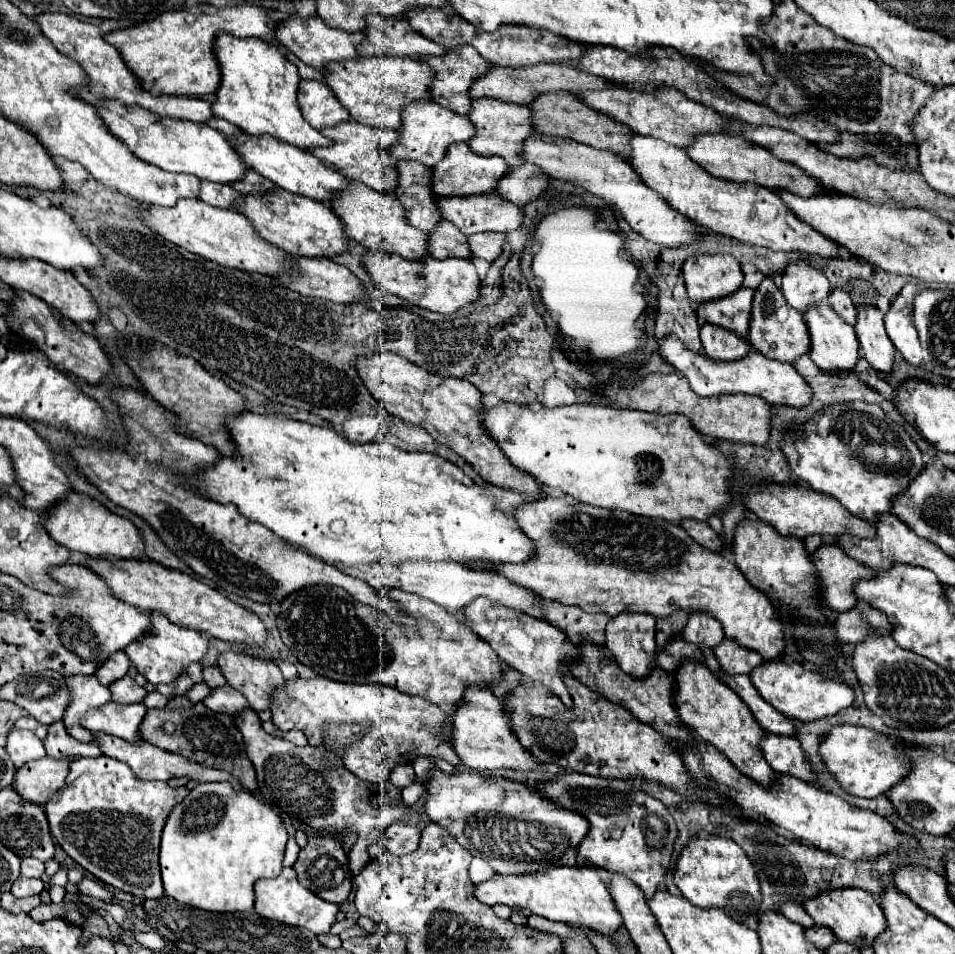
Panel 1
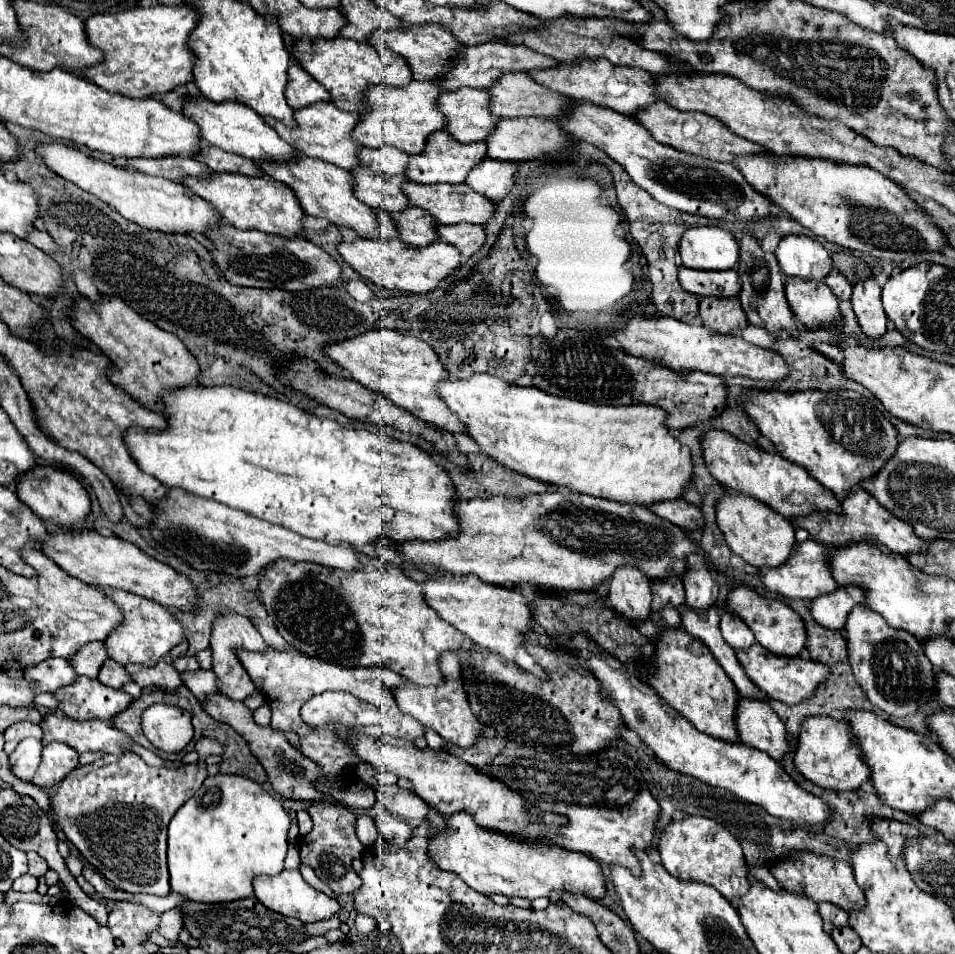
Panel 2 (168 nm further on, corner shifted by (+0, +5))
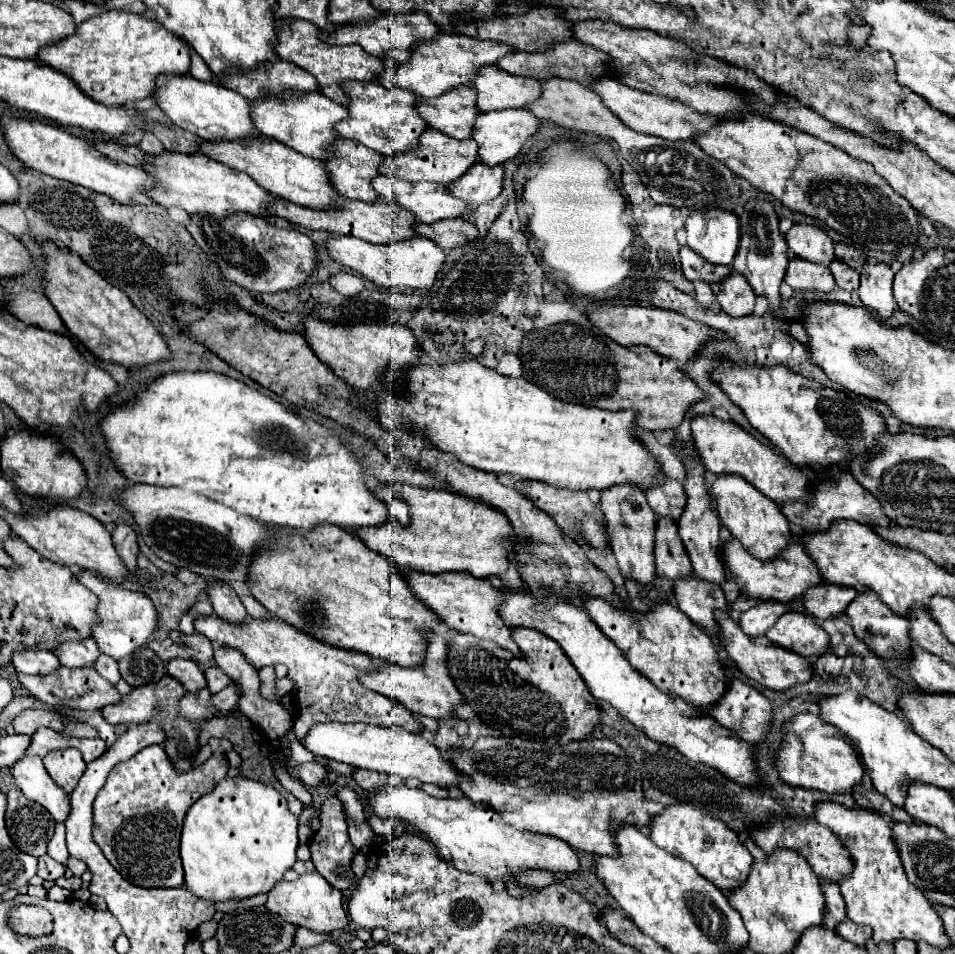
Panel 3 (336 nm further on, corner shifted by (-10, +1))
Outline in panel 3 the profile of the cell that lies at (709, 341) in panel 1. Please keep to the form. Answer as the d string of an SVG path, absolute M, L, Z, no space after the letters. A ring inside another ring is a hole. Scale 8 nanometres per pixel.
M732 272L734 276L728 276L724 282L712 284L712 292L720 304L720 308L728 316L750 316L754 312L756 294L752 292L750 284L744 280L744 276Z

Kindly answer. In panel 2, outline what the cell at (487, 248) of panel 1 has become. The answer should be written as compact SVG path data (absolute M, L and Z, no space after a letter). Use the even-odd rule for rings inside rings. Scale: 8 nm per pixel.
M448 224L436 228L438 240L458 248L462 260L468 260L486 240L484 226L478 224Z

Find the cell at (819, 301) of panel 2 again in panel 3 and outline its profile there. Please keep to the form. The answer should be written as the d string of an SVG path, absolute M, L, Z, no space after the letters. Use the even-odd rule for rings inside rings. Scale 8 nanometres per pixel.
M800 258L790 260L784 282L788 282L794 290L800 290L800 292L828 294L828 292L832 292L836 288L834 276L832 276L828 266L810 264L810 262L800 260Z

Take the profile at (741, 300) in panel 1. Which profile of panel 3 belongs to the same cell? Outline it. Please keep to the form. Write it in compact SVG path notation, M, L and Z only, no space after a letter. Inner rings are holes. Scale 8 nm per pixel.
M688 246L680 250L680 262L686 280L690 282L706 282L706 284L716 284L720 280L726 280L732 274L730 266L714 266L708 264L706 260L700 260L696 252L692 252Z

